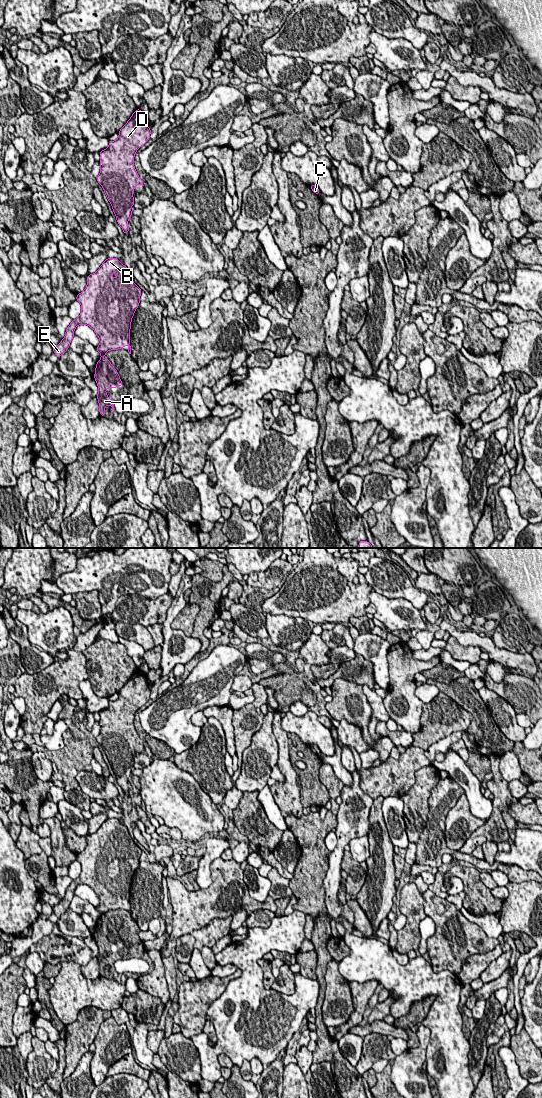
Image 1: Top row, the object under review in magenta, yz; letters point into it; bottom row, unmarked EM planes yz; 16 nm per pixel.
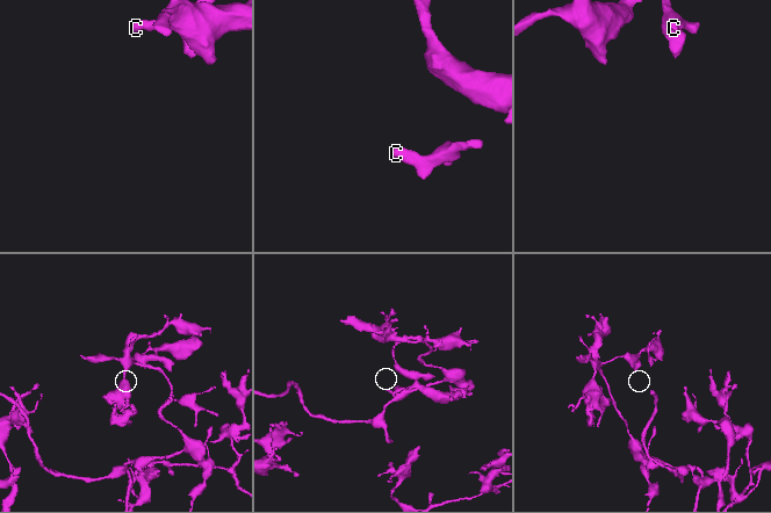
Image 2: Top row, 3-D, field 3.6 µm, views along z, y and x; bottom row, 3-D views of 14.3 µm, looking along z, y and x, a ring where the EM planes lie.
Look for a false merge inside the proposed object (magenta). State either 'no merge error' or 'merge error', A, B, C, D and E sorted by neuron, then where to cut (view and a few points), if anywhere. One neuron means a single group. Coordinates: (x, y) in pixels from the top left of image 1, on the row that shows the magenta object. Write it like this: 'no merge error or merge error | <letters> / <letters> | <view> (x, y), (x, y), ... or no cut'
merge error | A / B C D E | yz (104, 353), (101, 355)

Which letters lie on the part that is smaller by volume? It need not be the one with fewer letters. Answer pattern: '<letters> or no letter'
A

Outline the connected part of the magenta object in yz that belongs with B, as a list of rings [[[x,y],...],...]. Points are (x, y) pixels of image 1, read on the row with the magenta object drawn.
[[[107,258],[95,273],[87,276],[86,281],[86,288],[76,296],[76,300],[81,304],[81,313],[67,327],[64,338],[53,347],[53,352],[60,359],[69,348],[76,327],[88,325],[100,340],[96,350],[101,355],[111,350],[124,348],[126,345],[131,354],[131,322],[134,312],[139,307],[142,290],[134,283],[127,267],[121,264],[118,258]]]

